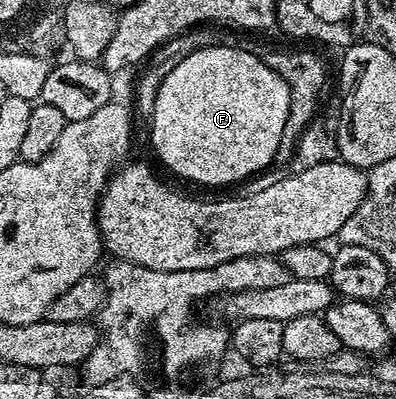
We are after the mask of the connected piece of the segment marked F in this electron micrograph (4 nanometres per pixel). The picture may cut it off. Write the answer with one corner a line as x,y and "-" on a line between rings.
208,46
204,54
196,50
189,56
188,62
180,62
172,70
172,78
164,78
160,82
160,87
156,90
156,99
152,102
152,122
156,125
156,154
161,162
170,170
173,170
178,177
188,178
192,182
201,182
204,186
228,186
231,182
240,182
243,178
248,178
251,174
256,174
259,170
270,167
276,161
278,152
278,140
282,140
282,128
286,128
286,120
290,112
290,88
278,72
269,68
267,61
263,57
251,54
248,50
239,50
236,46

